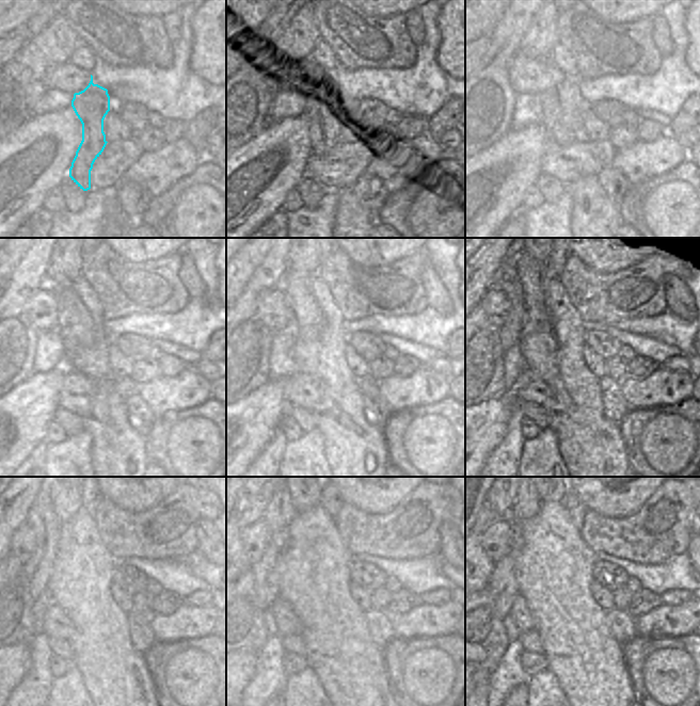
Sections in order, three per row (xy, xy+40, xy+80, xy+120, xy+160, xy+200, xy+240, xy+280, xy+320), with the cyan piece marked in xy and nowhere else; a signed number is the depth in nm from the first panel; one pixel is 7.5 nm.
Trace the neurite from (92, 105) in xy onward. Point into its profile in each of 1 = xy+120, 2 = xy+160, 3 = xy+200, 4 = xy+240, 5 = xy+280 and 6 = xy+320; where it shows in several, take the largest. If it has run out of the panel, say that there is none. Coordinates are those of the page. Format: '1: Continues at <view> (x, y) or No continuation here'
1: Continues at xy+120 (77, 329)
2: Continues at xy+160 (311, 321)
3: Continues at xy+200 (534, 275)
4: Continues at xy+240 (65, 498)
5: Continues at xy+280 (302, 498)
6: Continues at xy+320 (542, 498)

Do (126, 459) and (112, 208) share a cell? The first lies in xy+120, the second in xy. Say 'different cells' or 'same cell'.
same cell

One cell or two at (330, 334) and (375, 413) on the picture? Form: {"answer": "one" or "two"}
{"answer": "two"}

